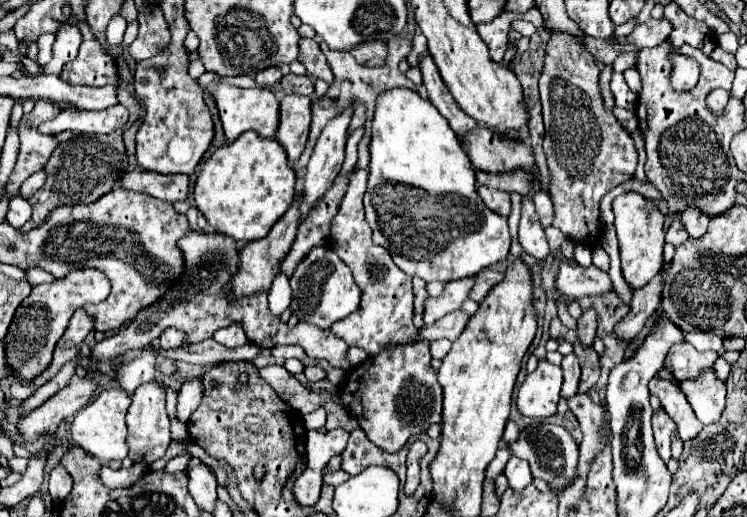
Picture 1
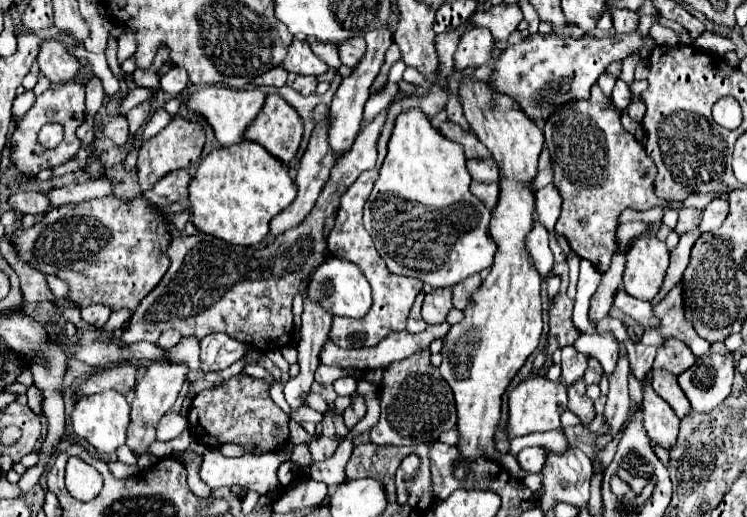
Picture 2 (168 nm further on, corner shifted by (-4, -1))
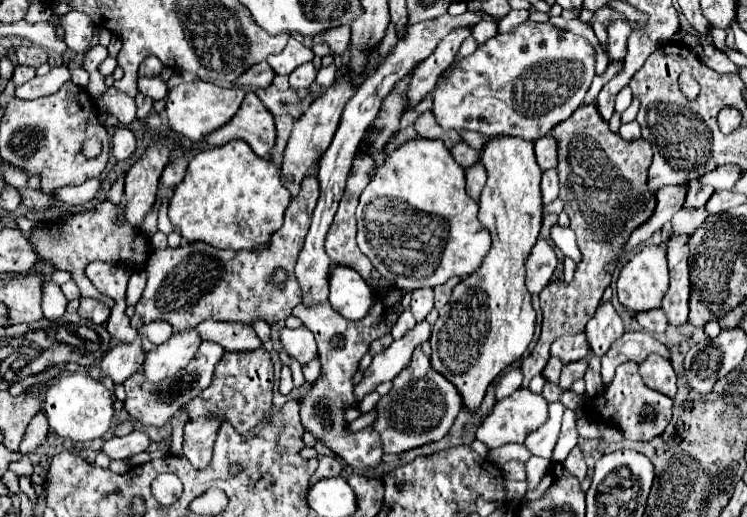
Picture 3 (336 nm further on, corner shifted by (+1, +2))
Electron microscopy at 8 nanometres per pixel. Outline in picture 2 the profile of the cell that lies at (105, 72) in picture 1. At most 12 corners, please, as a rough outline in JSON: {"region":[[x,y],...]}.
{"region":[[43,42],[37,60],[51,84],[77,80],[83,68],[63,42]]}

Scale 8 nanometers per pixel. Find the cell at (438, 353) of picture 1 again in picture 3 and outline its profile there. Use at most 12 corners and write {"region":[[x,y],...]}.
{"region":[[430,325],[414,329],[378,353],[354,393],[358,399],[410,365],[412,351],[430,339]]}

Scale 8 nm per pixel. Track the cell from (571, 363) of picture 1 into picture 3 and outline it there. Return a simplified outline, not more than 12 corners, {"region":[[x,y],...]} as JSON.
{"region":[[562,335],[552,343],[552,355],[564,363],[586,357],[586,335]]}

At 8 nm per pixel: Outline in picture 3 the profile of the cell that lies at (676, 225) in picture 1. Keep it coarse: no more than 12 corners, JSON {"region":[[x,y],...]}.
{"region":[[700,179],[688,183],[684,207],[706,205],[714,187]]}

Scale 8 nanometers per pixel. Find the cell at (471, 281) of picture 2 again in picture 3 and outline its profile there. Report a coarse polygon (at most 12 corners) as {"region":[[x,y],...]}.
{"region":[[460,279],[434,287],[434,307],[442,309]]}

